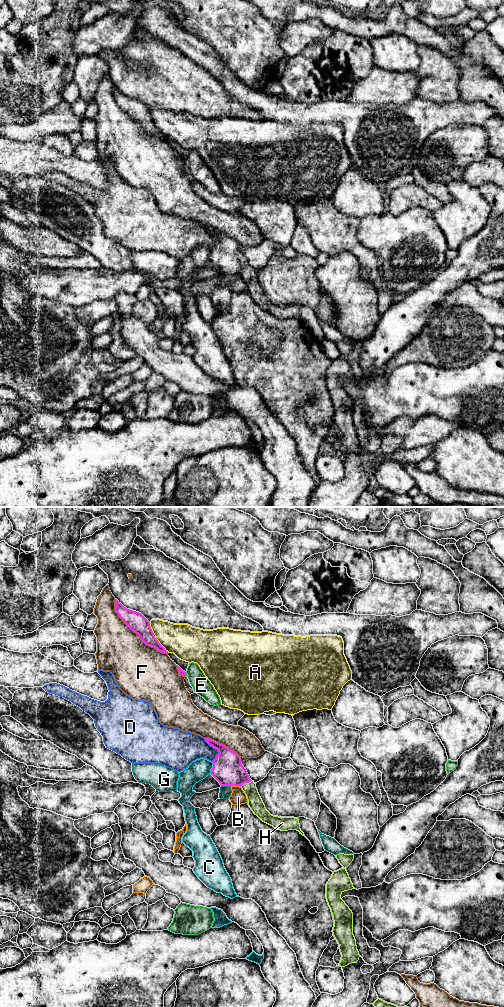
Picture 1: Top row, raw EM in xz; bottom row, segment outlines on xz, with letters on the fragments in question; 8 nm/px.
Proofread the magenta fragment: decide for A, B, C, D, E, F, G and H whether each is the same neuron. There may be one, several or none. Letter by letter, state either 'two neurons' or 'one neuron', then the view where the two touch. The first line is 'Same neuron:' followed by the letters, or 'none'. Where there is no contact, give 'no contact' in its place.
Same neuron: H
A: two neurons; meets magenta in xz
B: two neurons; meets magenta in xz
C: two neurons; meets magenta in xz
D: two neurons; meets magenta in xz
E: two neurons; meets magenta in xz
F: two neurons; meets magenta in xz
G: two neurons; meets magenta in xz
H: one neuron; meets magenta in xz

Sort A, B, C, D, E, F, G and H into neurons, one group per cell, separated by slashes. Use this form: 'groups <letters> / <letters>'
groups A / B / C / D / E / F / G / H

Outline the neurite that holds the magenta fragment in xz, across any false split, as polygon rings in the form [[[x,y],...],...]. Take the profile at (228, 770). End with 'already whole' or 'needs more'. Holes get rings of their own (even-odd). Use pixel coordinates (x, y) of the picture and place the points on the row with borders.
[[[204,739],[219,752],[212,762],[213,768],[210,774],[221,786],[241,787],[247,796],[249,807],[263,822],[281,831],[297,830],[305,836],[300,829],[298,818],[273,816],[266,810],[256,788],[256,784],[250,779],[246,769],[241,763],[241,757],[235,751],[212,739]]]; needs more

